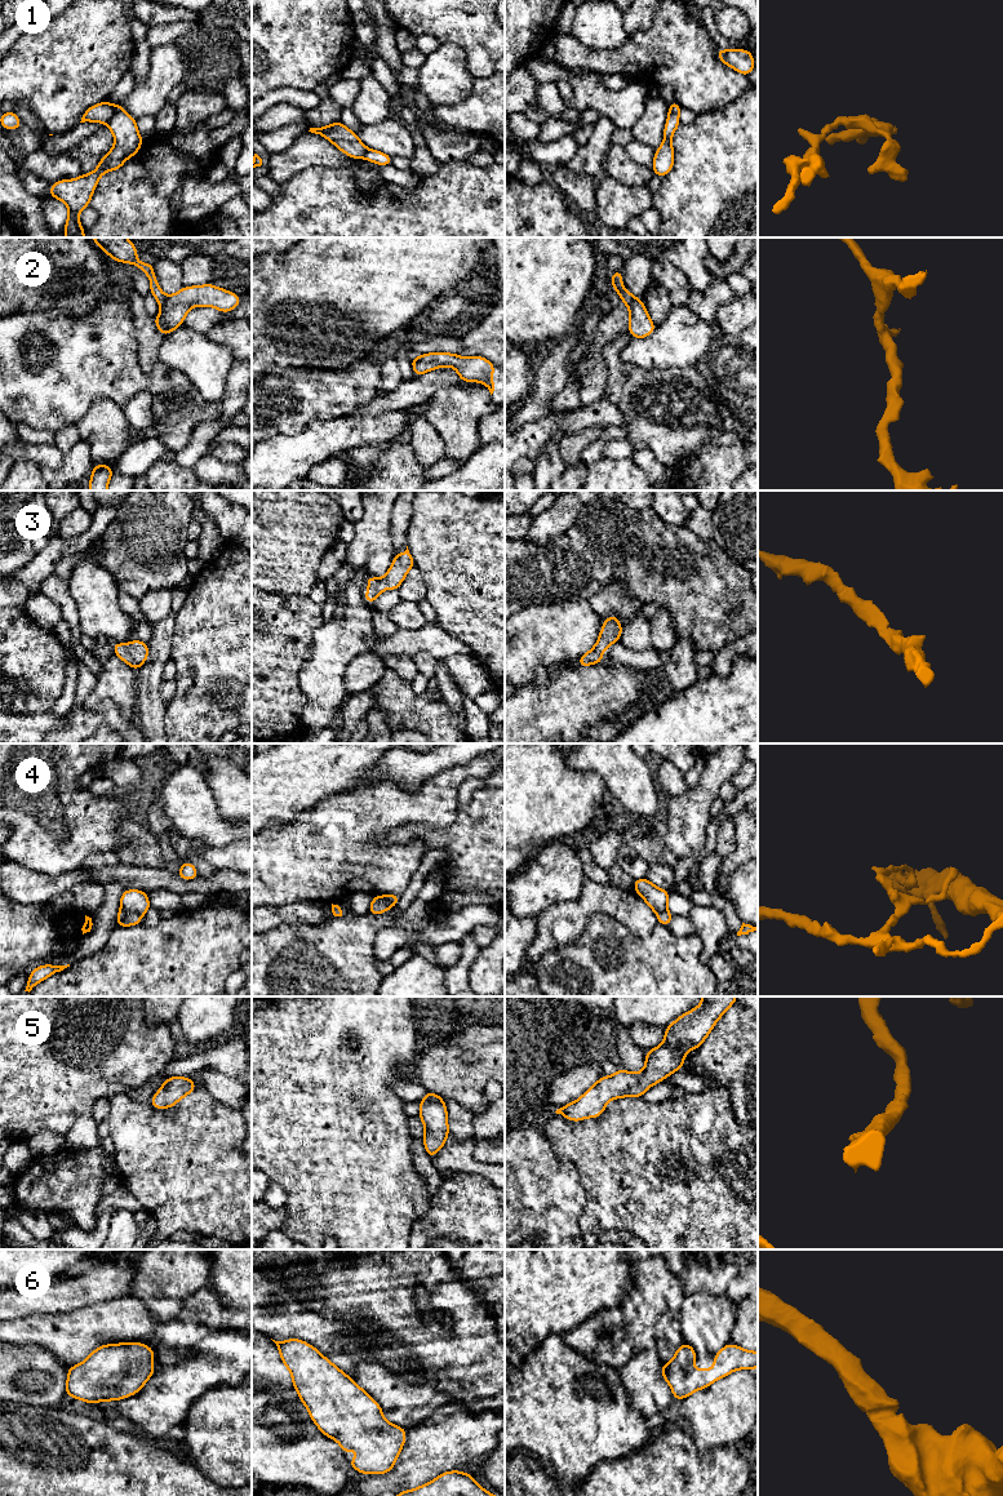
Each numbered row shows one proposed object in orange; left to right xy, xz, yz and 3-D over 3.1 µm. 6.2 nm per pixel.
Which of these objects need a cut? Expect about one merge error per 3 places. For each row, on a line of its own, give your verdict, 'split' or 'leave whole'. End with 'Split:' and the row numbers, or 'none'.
1: split
2: split
3: leave whole
4: split
5: leave whole
6: leave whole
Split: 1, 2, 4

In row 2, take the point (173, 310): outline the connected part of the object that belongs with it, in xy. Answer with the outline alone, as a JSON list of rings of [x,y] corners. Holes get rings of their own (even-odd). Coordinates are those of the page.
[[[213,284],[183,287],[178,293],[167,296],[160,305],[160,315],[154,316],[156,328],[164,336],[179,328],[186,314],[196,306],[208,306],[221,312],[232,311],[241,302],[241,296]]]

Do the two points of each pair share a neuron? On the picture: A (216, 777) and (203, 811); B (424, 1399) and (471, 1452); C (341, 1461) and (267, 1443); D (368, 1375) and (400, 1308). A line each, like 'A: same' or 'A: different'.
A: different
B: different
C: same
D: different

